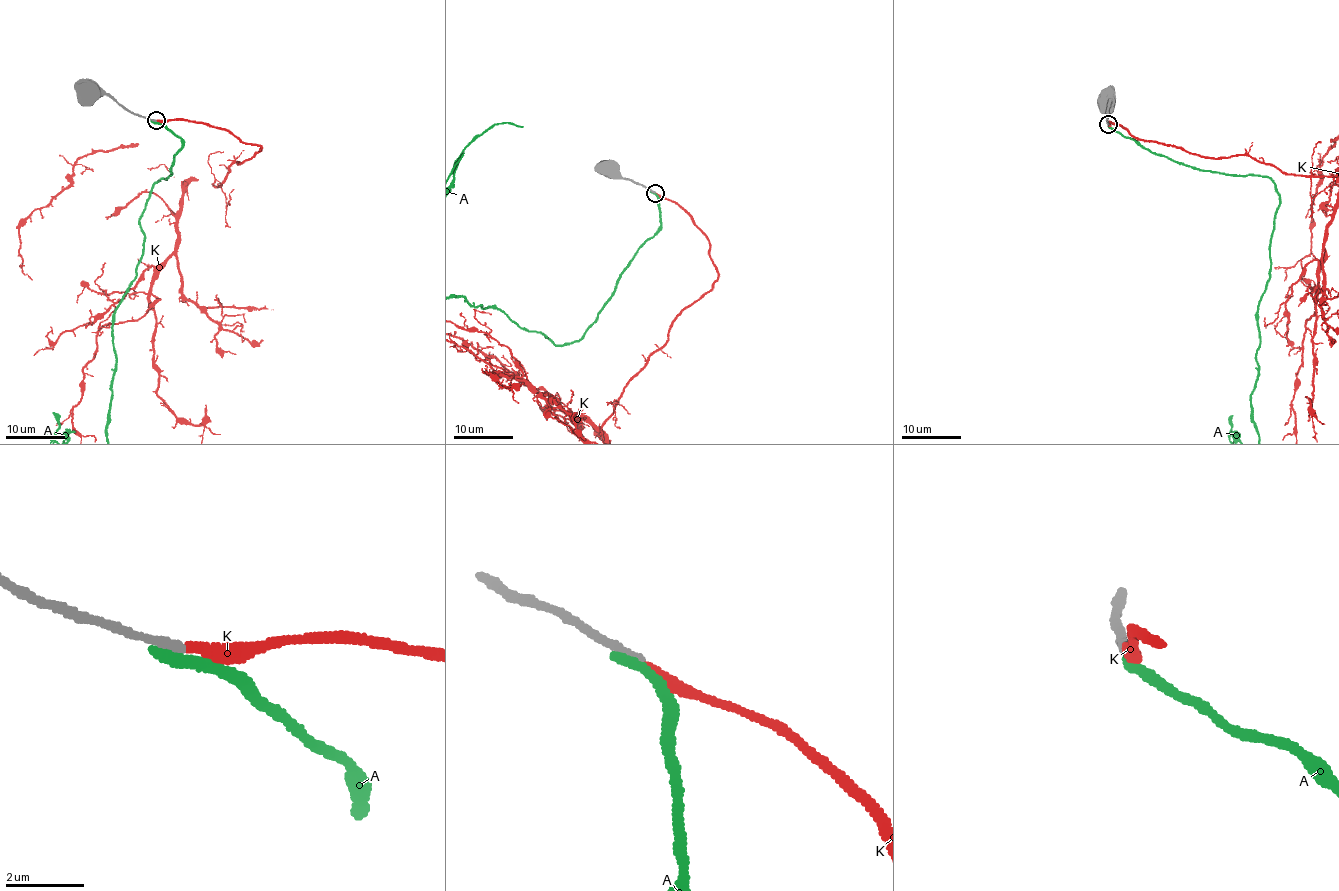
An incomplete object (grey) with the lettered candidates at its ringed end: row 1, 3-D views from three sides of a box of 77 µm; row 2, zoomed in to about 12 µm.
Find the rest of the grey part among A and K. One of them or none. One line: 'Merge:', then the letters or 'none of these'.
Merge: K

